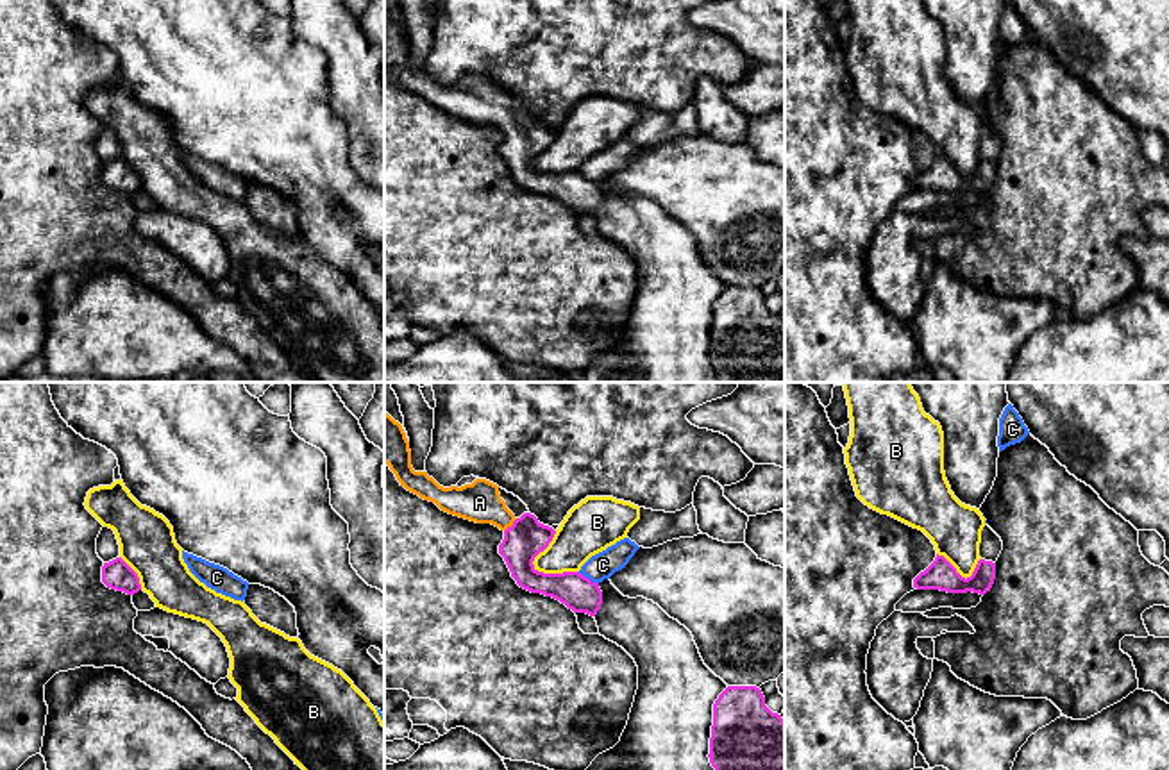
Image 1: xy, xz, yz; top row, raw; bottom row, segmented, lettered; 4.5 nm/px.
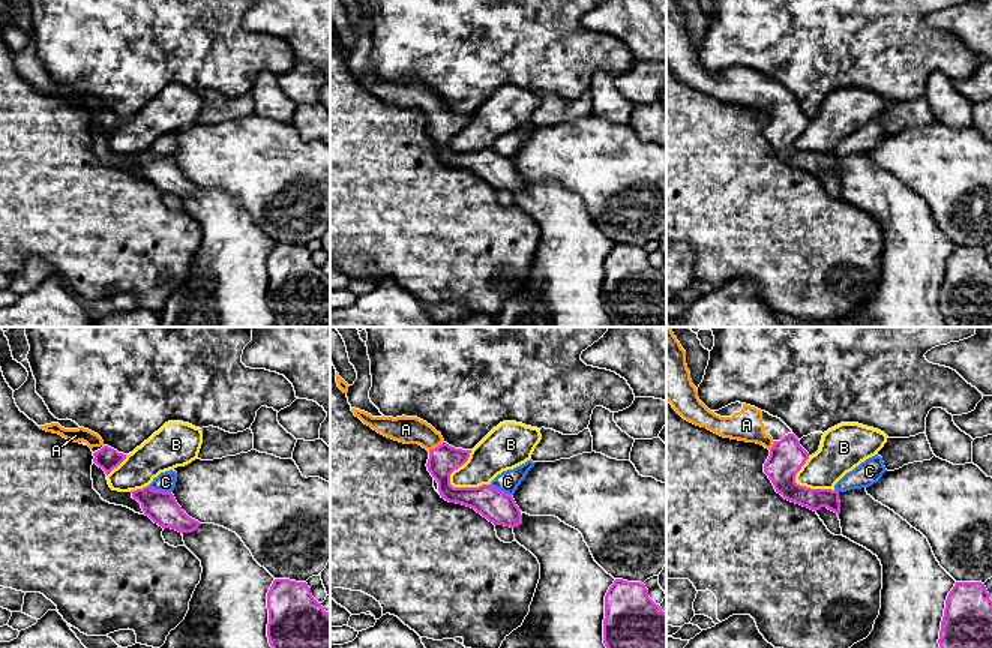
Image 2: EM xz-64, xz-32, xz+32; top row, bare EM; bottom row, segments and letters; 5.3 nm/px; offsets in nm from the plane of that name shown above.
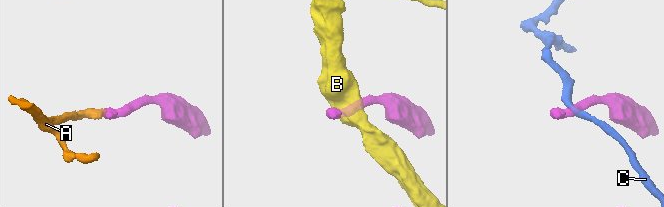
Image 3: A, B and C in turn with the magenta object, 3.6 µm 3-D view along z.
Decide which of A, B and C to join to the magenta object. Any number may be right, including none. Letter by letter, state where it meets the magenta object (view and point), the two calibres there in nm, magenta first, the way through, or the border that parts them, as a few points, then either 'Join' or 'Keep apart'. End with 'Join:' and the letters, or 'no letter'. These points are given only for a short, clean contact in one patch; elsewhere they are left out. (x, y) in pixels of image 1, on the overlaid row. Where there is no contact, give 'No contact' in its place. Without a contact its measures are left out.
A: Touches magenta at xz (512, 526). Thickness 180 nm (magenta) against 180 nm. Path across: xz (526, 538), (512, 526), (479, 502). Join
B: Touches magenta at xz (537, 570). Thickness 180 nm (magenta) against 200 nm. Boundary: xz (556, 531), (533, 565), (544, 572), (578, 572). Keep apart
C: Touches magenta at xz (587, 577). Thickness 160 nm (magenta) against 120 nm. Boundary: xz (578, 572), (597, 585). Keep apart
Join: A

